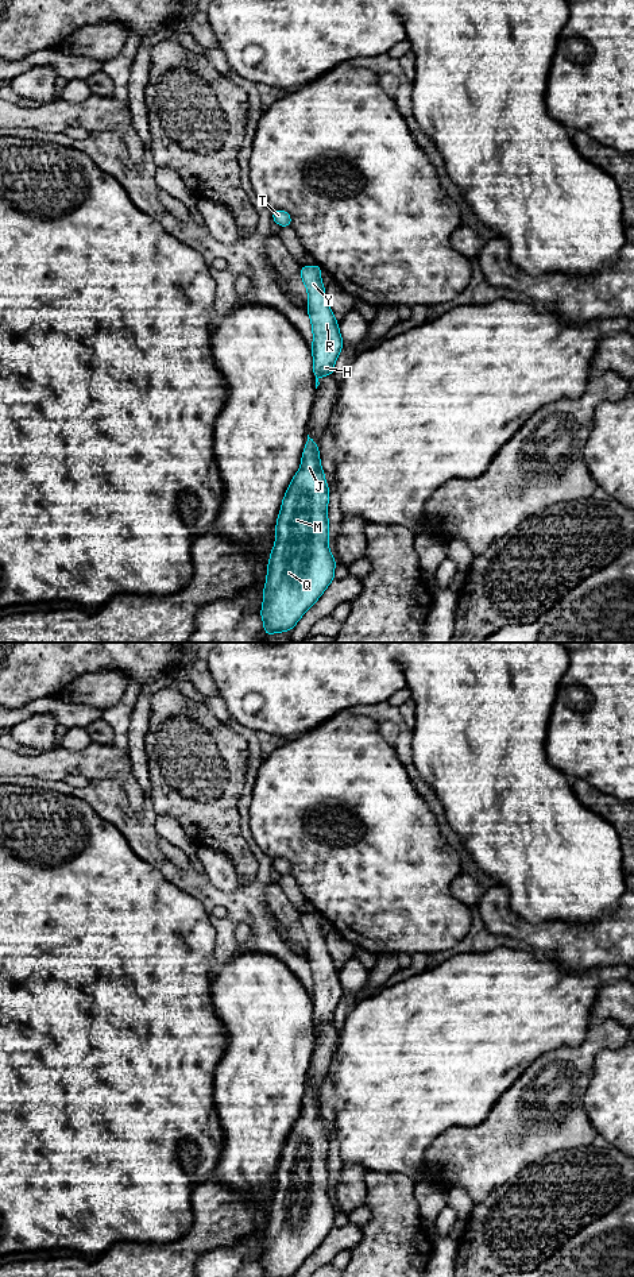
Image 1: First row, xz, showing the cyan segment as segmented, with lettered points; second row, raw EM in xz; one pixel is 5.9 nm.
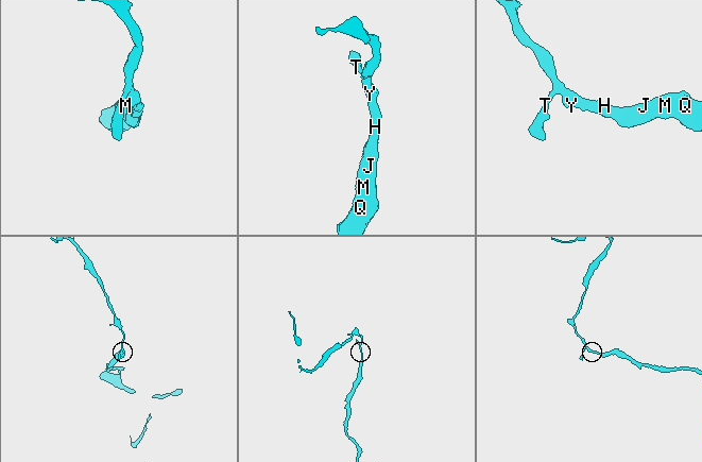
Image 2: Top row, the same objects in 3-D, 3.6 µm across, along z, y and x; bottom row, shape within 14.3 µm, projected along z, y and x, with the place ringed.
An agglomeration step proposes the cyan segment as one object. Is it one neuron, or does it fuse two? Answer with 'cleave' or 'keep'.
keep

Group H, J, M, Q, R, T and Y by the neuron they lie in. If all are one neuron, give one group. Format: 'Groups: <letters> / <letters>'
Groups: H J M Q R T Y

